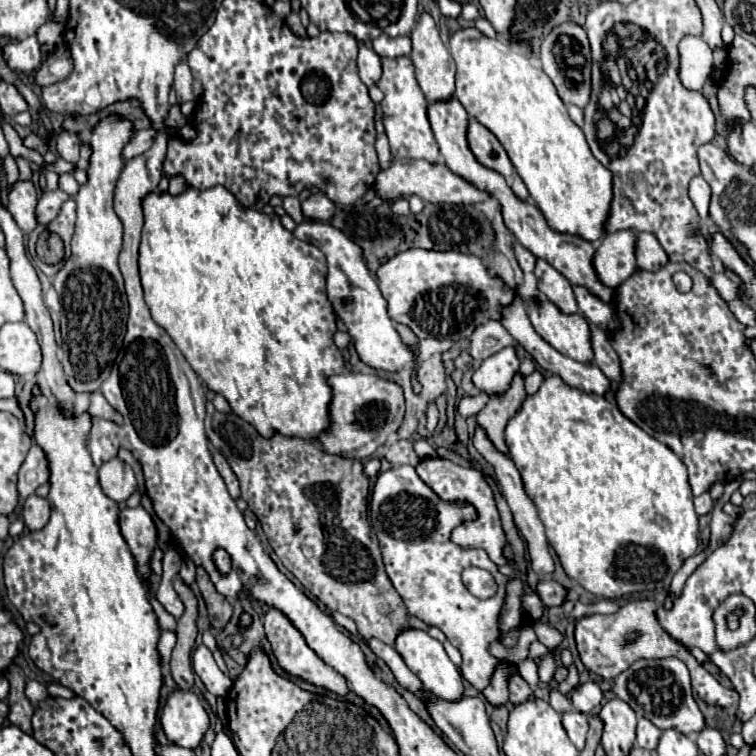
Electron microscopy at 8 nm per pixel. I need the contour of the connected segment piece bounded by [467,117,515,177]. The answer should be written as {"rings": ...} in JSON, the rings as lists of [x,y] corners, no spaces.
{"rings":[[[469,117],[469,125],[467,125],[467,145],[483,167],[497,171],[503,177],[509,177],[515,171],[513,163],[509,161],[497,137],[473,117]]]}

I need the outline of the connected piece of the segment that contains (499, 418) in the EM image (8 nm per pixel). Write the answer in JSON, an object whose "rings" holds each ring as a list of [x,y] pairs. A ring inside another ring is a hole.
{"rings":[[[515,373],[509,389],[505,393],[497,393],[491,395],[491,399],[487,401],[487,405],[477,413],[477,423],[481,423],[481,427],[485,427],[485,431],[489,431],[489,439],[493,439],[493,445],[499,451],[507,453],[507,445],[505,445],[505,423],[517,413],[517,407],[521,405],[521,399],[525,399],[525,387],[523,387],[523,375]]]}

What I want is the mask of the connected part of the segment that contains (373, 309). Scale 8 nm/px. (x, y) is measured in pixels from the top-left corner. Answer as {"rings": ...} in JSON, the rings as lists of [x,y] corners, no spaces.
{"rings":[[[303,221],[297,225],[293,235],[301,241],[313,243],[315,247],[319,247],[325,253],[327,267],[329,267],[327,295],[329,295],[329,301],[331,301],[337,317],[347,325],[359,357],[367,365],[371,365],[375,369],[383,369],[383,371],[399,371],[405,365],[413,365],[415,355],[401,341],[399,333],[393,327],[391,317],[387,315],[387,301],[383,299],[375,277],[369,273],[363,249],[355,241],[351,241],[341,229],[333,227],[331,223]]]}

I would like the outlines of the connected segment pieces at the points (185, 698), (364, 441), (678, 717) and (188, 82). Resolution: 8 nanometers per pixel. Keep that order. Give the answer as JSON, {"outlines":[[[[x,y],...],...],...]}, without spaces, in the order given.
{"outlines":[[[[177,689],[167,697],[159,723],[171,743],[195,749],[209,729],[209,715],[195,693]]],[[[341,373],[329,377],[327,381],[333,389],[331,427],[319,437],[321,445],[329,453],[351,459],[371,457],[375,449],[387,441],[387,435],[395,433],[403,421],[405,399],[401,387],[395,381],[365,373]]],[[[675,657],[659,659],[659,661],[641,659],[641,661],[633,663],[625,673],[621,673],[615,679],[613,693],[619,699],[623,699],[625,703],[629,703],[629,707],[639,717],[649,719],[655,727],[659,727],[663,731],[665,729],[677,729],[685,735],[691,735],[691,733],[699,733],[707,727],[705,717],[693,699],[693,689],[689,683],[689,671],[687,671],[685,663],[681,663]]],[[[185,59],[175,67],[175,83],[173,83],[173,89],[177,91],[177,101],[179,103],[196,100],[193,97],[193,75],[191,75],[189,65],[187,65]]]]}

